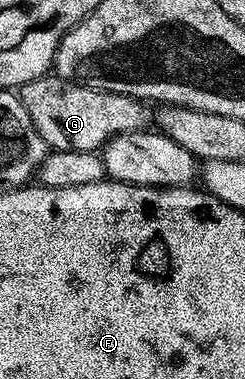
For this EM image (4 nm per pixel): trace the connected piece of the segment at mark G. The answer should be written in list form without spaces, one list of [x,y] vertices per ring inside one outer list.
[[[54,74],[19,85],[17,95],[29,118],[33,118],[33,126],[37,126],[48,149],[56,152],[99,152],[117,133],[137,132],[146,129],[149,124],[149,112],[147,116],[143,109],[146,107],[135,97],[103,92],[100,88],[86,88],[84,84],[76,84],[74,80],[62,80]]]

